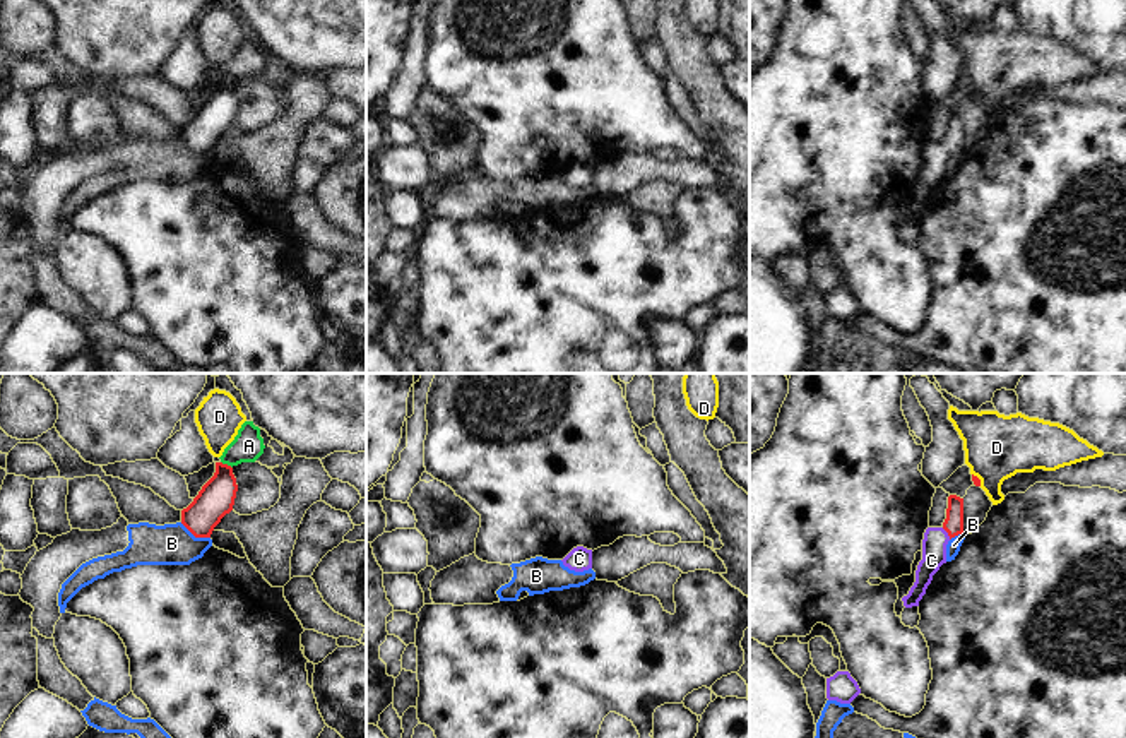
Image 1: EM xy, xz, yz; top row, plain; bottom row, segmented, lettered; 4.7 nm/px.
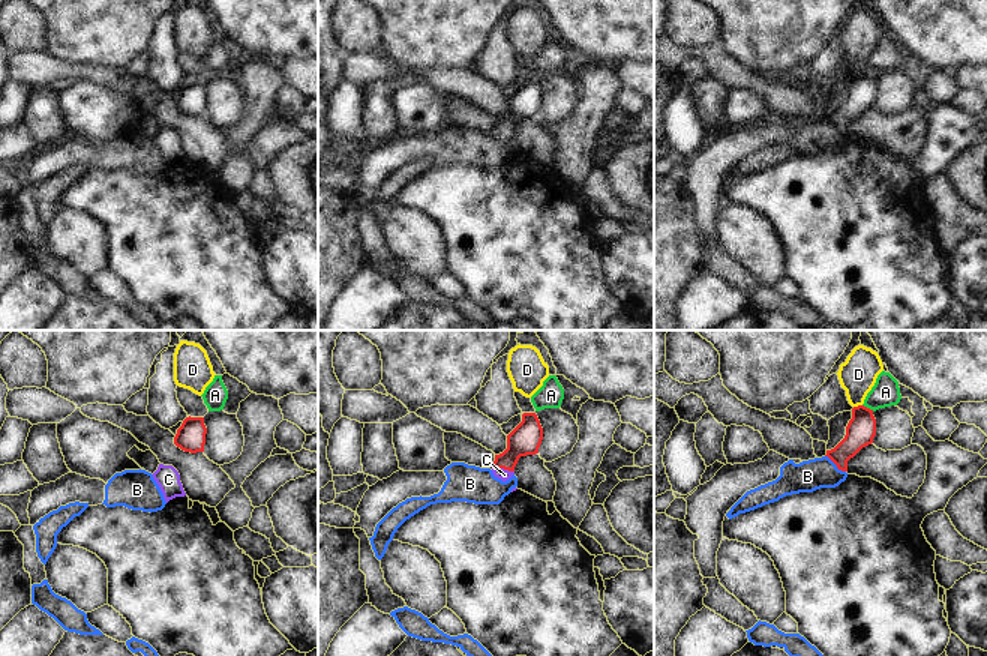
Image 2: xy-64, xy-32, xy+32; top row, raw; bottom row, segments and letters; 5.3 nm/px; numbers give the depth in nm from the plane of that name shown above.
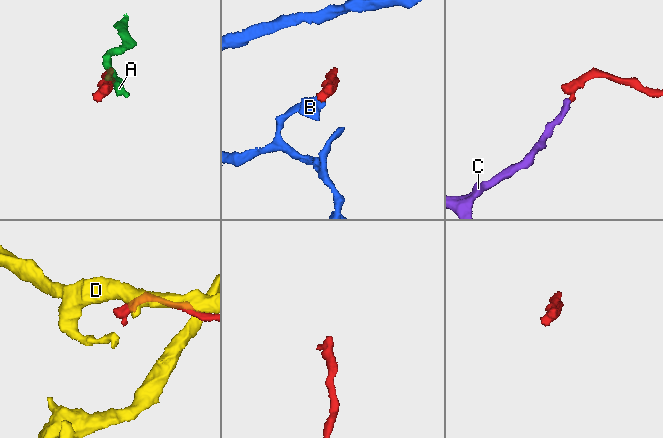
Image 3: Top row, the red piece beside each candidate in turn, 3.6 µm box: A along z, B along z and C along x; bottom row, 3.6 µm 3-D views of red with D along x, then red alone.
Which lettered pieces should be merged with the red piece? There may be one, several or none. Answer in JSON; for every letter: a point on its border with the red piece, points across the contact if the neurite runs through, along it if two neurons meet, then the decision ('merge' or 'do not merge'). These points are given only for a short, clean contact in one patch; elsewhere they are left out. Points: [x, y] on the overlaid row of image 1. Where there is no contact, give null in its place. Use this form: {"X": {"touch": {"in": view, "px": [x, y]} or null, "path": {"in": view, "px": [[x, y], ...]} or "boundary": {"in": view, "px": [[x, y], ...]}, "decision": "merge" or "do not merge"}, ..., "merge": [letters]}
{"A": {"touch": {"in": "xy", "px": [226, 464]}, "boundary": {"in": "xy", "px": [[221, 461], [231, 468]]}, "decision": "do not merge"}, "B": {"touch": {"in": "xy", "px": [195, 536]}, "boundary": {"in": "xy", "px": [[180, 523], [195, 536], [209, 538]]}, "decision": "do not merge"}, "C": {"touch": {"in": "yz", "px": [947, 531]}, "path": {"in": "yz", "px": [[954, 524], [947, 531], [935, 541]]}, "decision": "merge"}, "D": {"touch": {"in": "yz", "px": [979, 480]}, "decision": "do not merge"}, "merge": ["C"]}

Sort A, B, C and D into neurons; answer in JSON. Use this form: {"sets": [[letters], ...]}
{"sets": [["A", "B"], ["C"], ["D"]]}

